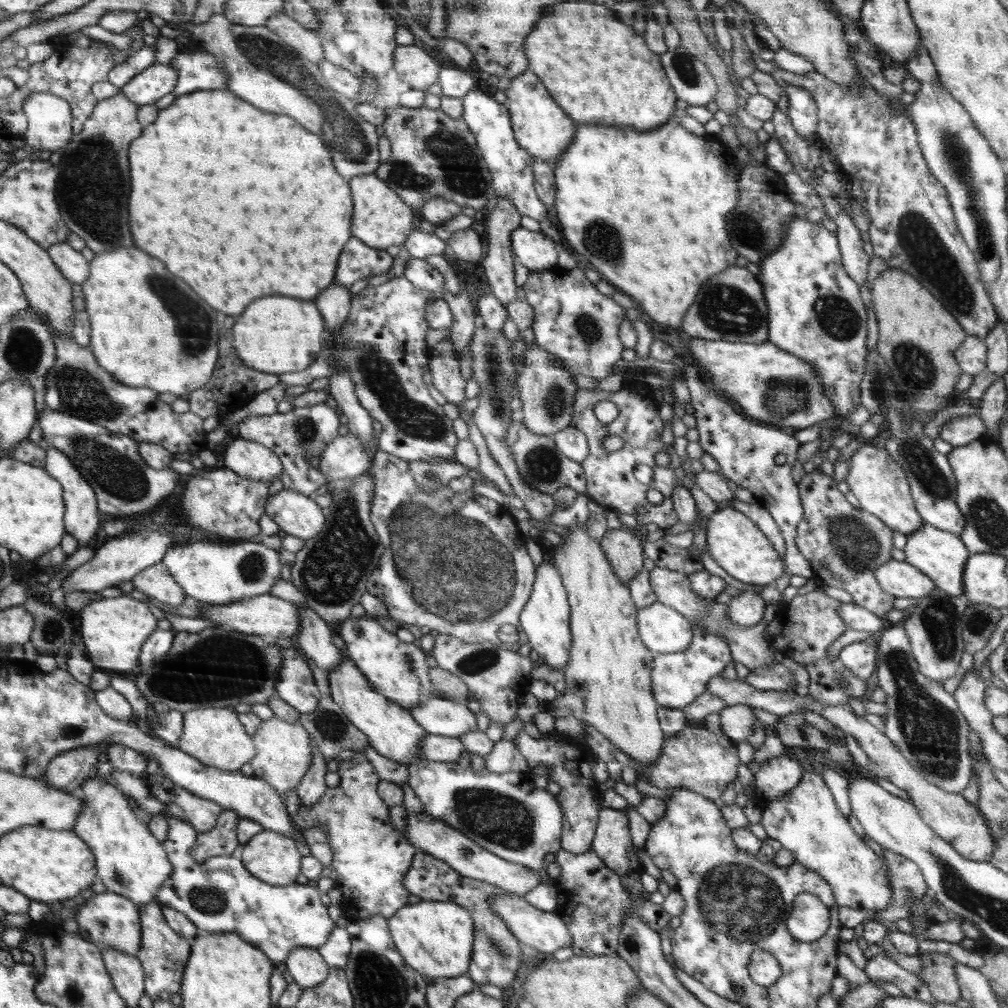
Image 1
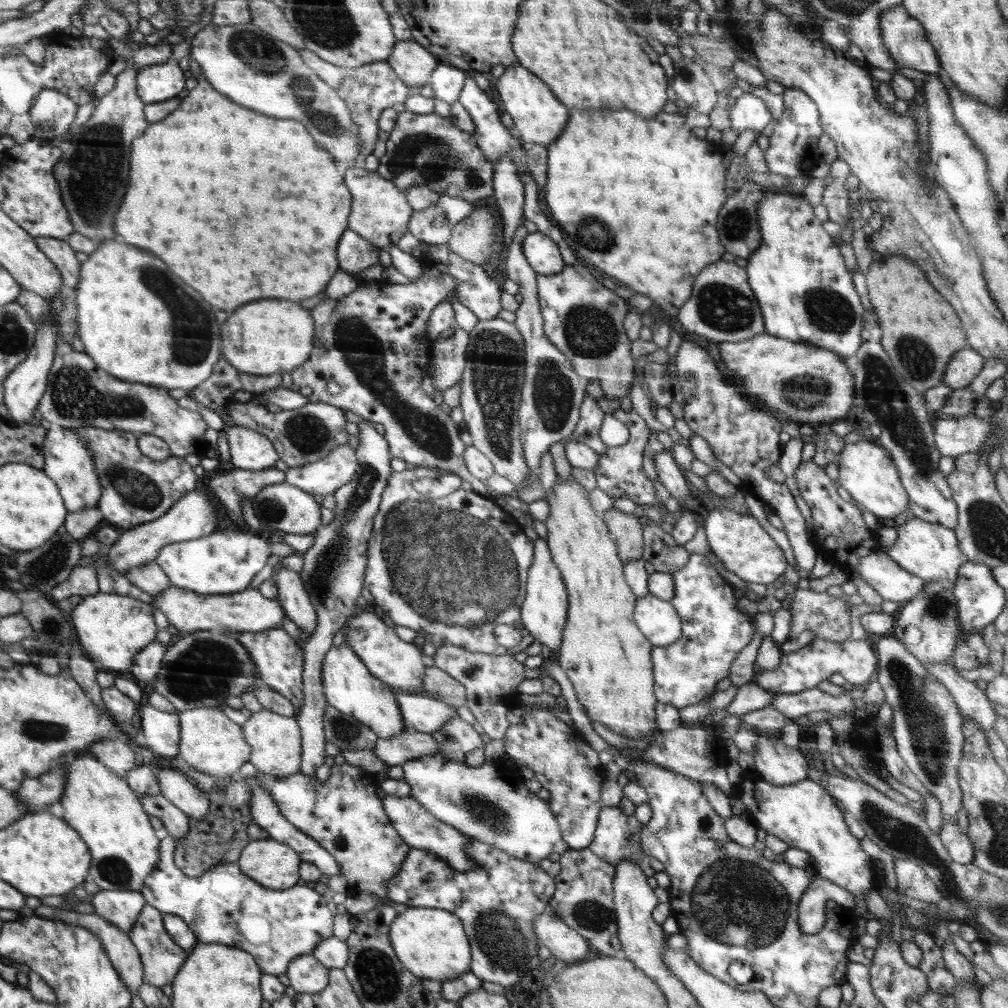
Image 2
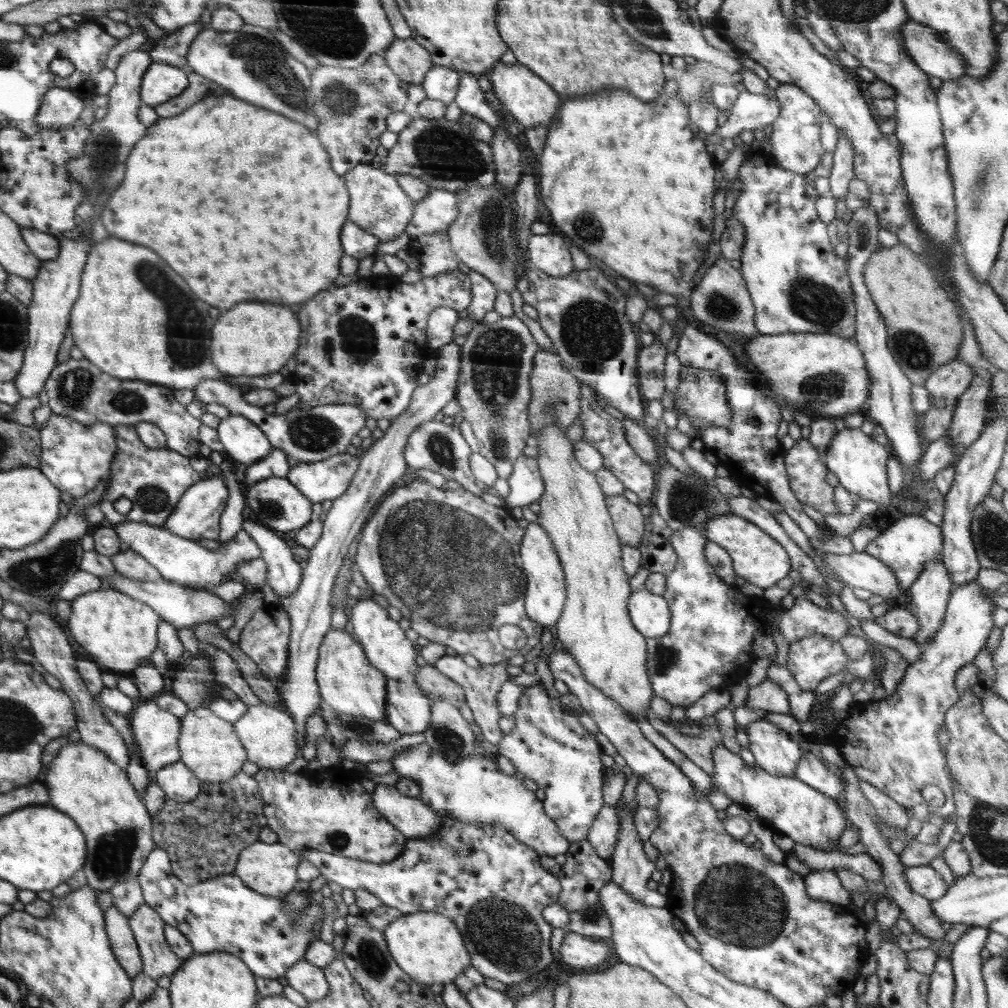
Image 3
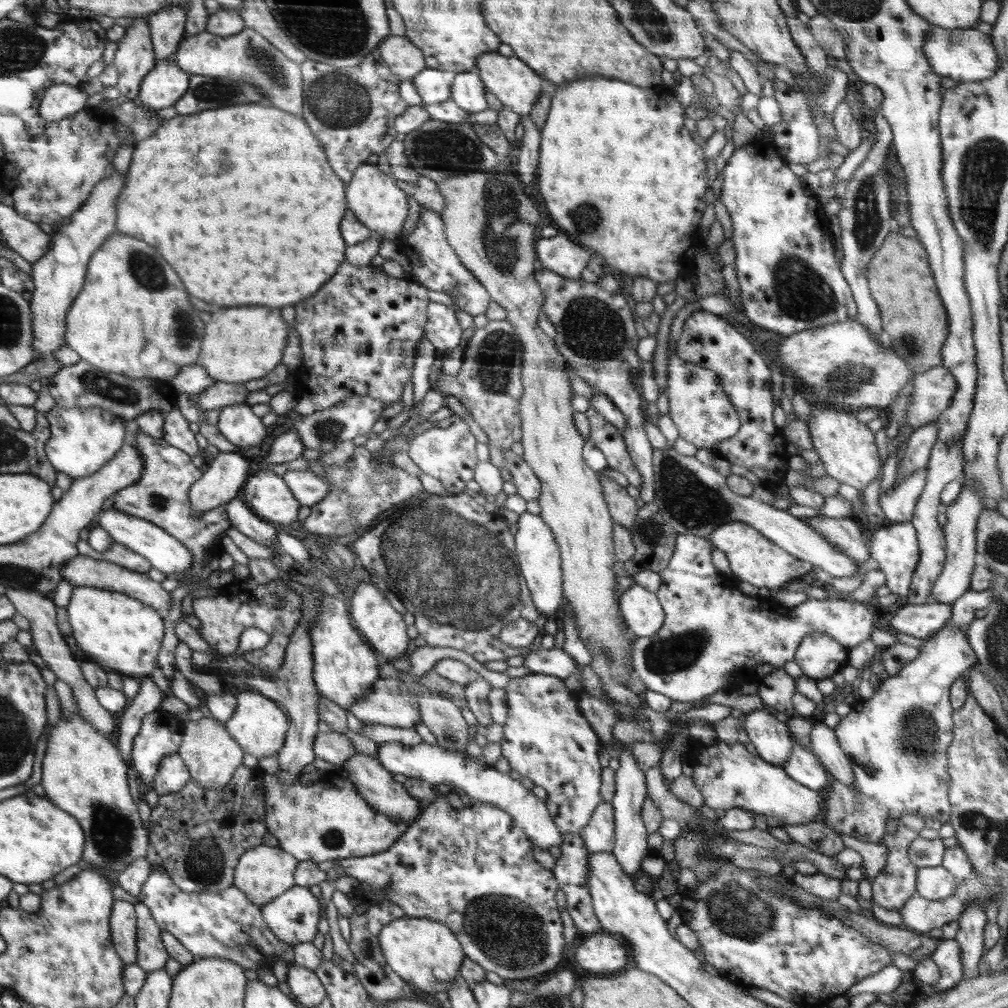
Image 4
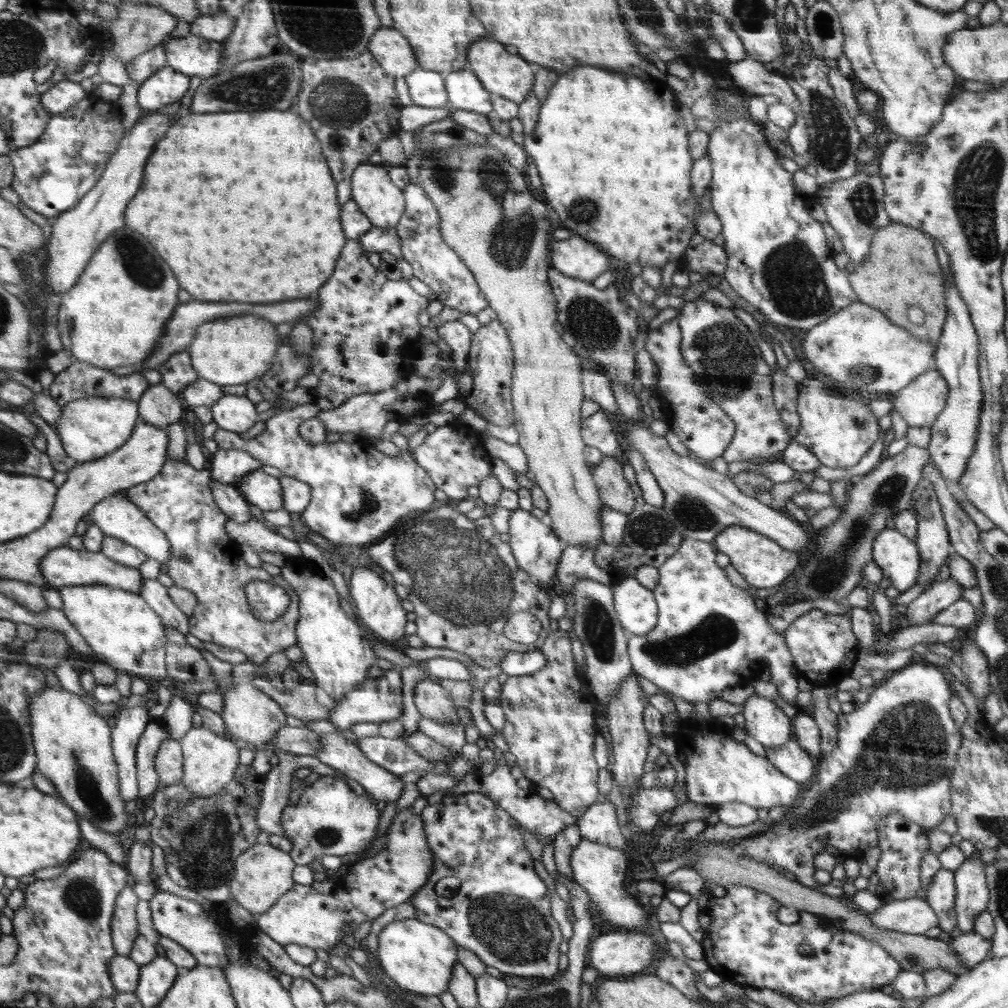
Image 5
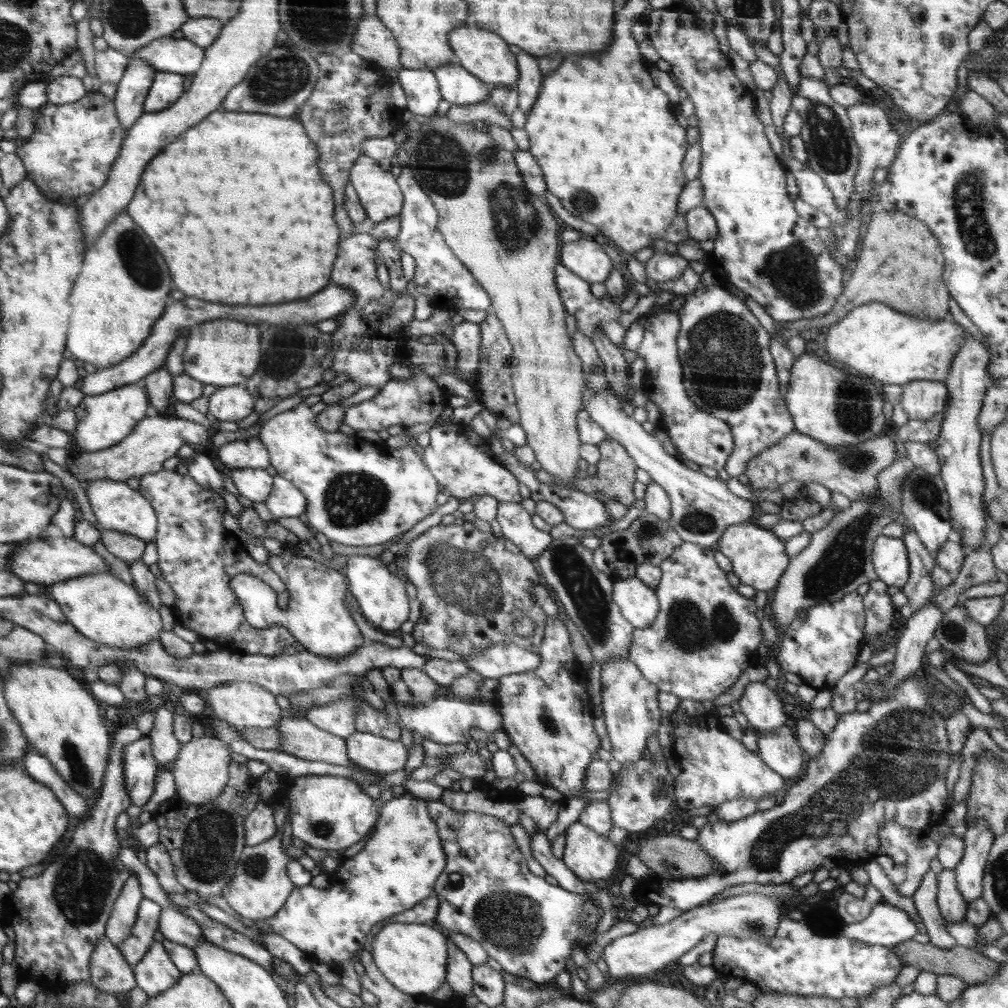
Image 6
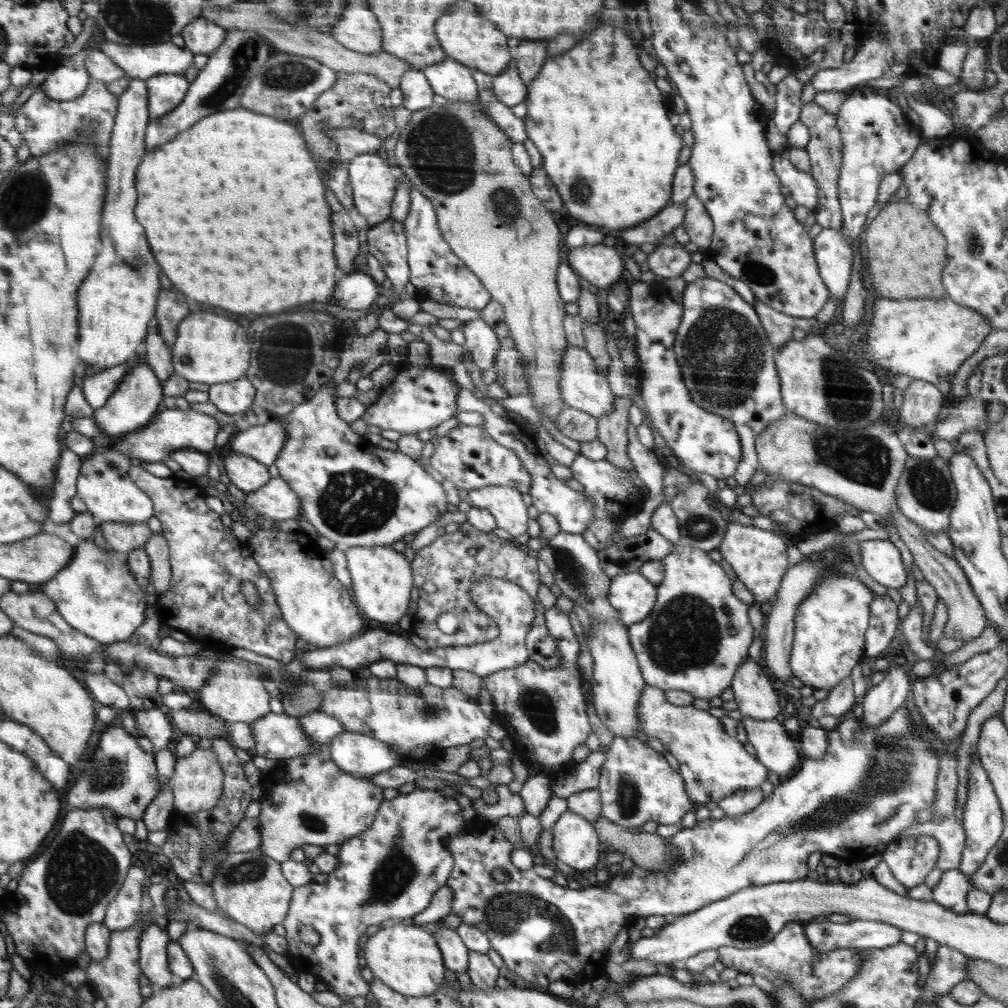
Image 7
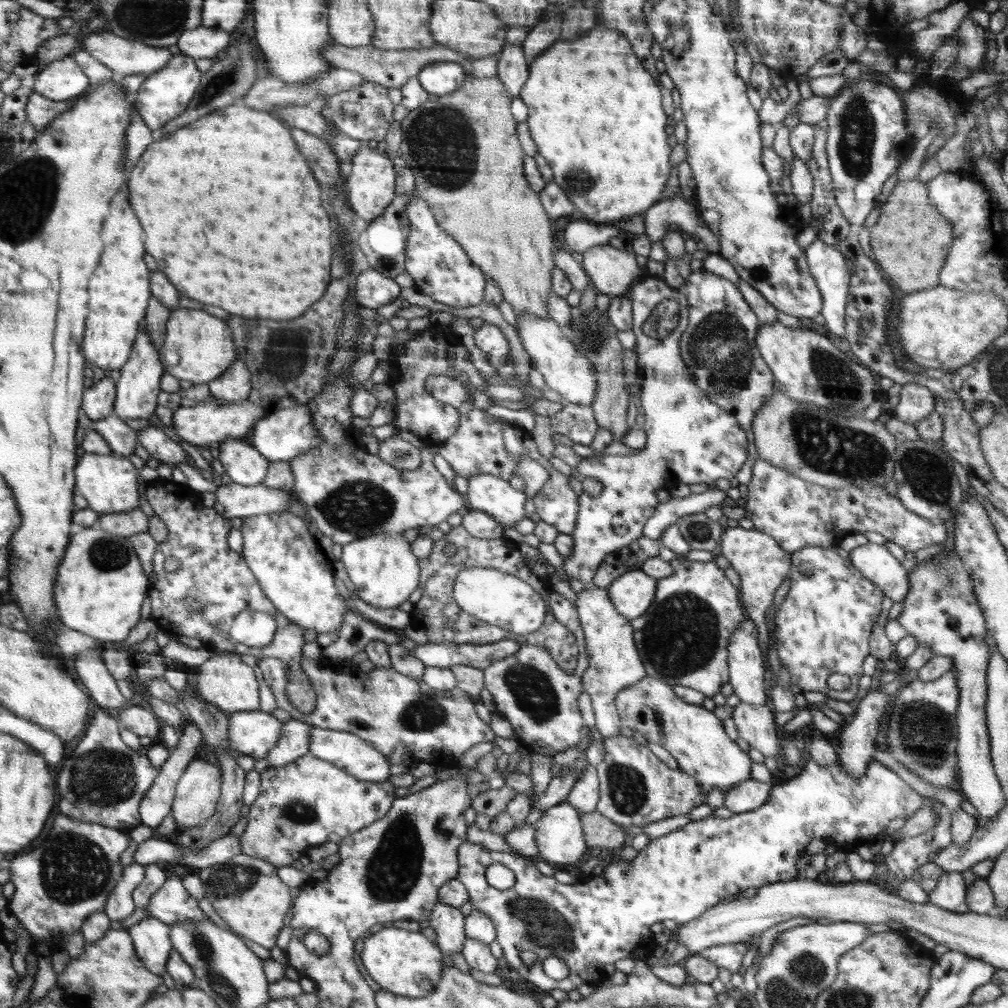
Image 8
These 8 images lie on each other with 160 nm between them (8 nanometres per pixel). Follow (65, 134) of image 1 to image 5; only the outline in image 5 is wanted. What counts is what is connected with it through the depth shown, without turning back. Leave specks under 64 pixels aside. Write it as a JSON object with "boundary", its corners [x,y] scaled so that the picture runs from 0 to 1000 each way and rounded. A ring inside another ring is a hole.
{"boundary":[[[64,78],[41,93],[41,103],[51,114],[54,114],[67,110],[69,106],[75,105],[85,96],[85,91],[79,82],[75,83],[75,81]]]}

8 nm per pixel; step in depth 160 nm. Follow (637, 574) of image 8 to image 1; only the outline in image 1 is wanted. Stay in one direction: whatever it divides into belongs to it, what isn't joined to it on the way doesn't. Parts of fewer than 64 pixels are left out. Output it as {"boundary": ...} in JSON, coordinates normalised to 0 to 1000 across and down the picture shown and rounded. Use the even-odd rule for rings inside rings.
{"boundary":[[[649,597],[632,607],[634,633],[647,649],[673,648],[687,638],[686,618],[668,603]]]}

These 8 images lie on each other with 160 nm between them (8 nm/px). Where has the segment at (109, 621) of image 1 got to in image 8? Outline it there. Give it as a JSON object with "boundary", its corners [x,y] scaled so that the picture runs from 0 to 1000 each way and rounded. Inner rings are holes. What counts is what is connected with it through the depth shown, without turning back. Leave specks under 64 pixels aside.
{"boundary":[[[97,522],[83,524],[69,534],[69,545],[55,580],[54,594],[63,622],[91,631],[105,641],[127,633],[139,615],[139,601],[149,583],[131,536],[113,532]]]}

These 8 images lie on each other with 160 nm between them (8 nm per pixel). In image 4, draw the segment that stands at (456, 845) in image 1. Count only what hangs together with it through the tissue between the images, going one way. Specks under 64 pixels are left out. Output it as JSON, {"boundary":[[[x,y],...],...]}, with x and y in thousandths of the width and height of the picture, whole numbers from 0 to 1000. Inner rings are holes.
{"boundary":[[[354,747],[348,750],[341,758],[338,759],[338,765],[345,766],[345,776],[351,778],[362,791],[364,795],[376,807],[382,807],[383,810],[396,810],[398,814],[407,814],[407,817],[414,813],[417,808],[416,795],[401,781],[401,778],[391,775],[391,769],[387,767],[375,753]]]}

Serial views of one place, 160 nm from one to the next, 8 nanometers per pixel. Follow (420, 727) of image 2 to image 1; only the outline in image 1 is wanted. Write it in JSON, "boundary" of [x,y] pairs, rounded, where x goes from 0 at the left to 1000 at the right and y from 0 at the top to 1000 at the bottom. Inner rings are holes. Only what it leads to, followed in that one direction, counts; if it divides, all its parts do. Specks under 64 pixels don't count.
{"boundary":[[[438,690],[424,694],[407,706],[424,727],[455,732],[457,728],[474,725],[472,709],[464,699]]]}

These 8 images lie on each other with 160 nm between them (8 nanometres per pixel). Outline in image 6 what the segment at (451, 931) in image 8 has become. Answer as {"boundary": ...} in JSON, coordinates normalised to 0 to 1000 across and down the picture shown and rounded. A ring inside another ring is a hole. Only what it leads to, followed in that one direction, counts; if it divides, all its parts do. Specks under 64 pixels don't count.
{"boundary":[[[445,933],[445,963],[442,976],[449,982],[451,990],[460,991],[469,984],[469,956],[449,933]]]}

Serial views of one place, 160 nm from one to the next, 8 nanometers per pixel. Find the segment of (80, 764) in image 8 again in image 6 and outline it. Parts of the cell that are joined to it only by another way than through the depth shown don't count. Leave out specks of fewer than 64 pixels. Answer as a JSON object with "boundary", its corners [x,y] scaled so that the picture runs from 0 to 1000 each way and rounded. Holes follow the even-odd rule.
{"boundary":[[[143,729],[141,733],[126,738],[122,744],[121,758],[129,796],[133,800],[143,800],[153,788],[158,764],[150,745],[150,732]]]}

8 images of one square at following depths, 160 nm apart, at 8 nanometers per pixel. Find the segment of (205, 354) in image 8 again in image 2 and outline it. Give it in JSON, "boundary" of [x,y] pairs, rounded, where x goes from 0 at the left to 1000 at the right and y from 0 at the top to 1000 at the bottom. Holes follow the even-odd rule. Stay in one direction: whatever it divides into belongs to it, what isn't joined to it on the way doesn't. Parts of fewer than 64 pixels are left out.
{"boundary":[[[256,298],[256,302],[244,302],[236,306],[220,321],[220,351],[237,368],[253,372],[271,372],[288,369],[302,361],[311,349],[313,336],[313,322],[309,308],[300,306],[296,300],[288,298]]]}

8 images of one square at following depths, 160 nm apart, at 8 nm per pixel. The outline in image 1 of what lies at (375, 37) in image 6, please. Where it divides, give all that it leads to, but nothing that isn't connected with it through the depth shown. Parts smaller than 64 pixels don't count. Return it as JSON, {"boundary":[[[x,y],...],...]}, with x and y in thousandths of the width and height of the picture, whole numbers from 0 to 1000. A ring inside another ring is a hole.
{"boundary":[[[412,44],[395,46],[390,69],[409,88],[424,90],[435,79],[435,62]]]}

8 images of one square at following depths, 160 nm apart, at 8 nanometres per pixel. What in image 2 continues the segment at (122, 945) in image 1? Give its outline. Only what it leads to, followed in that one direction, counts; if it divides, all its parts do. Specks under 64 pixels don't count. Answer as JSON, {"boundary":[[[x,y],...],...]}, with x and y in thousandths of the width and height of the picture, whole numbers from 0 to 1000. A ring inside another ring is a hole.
{"boundary":[[[133,882],[101,883],[91,887],[93,907],[112,914],[121,925],[132,923],[133,916],[139,911],[140,904],[146,899],[142,886]]]}

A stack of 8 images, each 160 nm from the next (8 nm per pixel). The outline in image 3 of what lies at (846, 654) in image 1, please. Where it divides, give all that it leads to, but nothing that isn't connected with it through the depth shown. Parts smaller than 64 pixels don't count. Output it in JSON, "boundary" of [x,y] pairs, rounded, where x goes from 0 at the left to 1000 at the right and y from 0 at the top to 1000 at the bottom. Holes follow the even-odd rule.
{"boundary":[[[807,630],[784,639],[781,664],[787,671],[790,680],[800,687],[808,687],[815,675],[830,667],[838,668],[842,665],[848,668],[848,672],[861,674],[866,667],[867,662],[865,658],[865,648],[861,645],[857,648],[854,655],[844,657],[830,635],[823,633],[823,631]]]}

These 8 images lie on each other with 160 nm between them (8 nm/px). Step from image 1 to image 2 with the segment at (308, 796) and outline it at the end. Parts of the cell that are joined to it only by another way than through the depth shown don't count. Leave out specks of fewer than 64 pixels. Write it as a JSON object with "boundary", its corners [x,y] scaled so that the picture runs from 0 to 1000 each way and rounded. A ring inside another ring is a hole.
{"boundary":[[[359,416],[352,422],[356,439],[353,442],[357,466],[351,474],[331,491],[333,504],[331,514],[318,526],[312,529],[310,544],[302,548],[301,563],[297,566],[298,575],[306,588],[308,597],[313,605],[313,624],[304,637],[301,650],[302,696],[296,704],[294,713],[299,721],[299,735],[302,748],[299,749],[299,765],[312,771],[313,763],[322,757],[321,740],[324,736],[320,723],[320,708],[324,699],[319,677],[320,653],[330,640],[330,633],[338,623],[356,606],[353,595],[357,593],[361,577],[361,566],[365,557],[365,542],[370,524],[371,512],[375,509],[378,492],[385,482],[388,469],[386,442],[381,432],[371,426],[371,421]]]}

